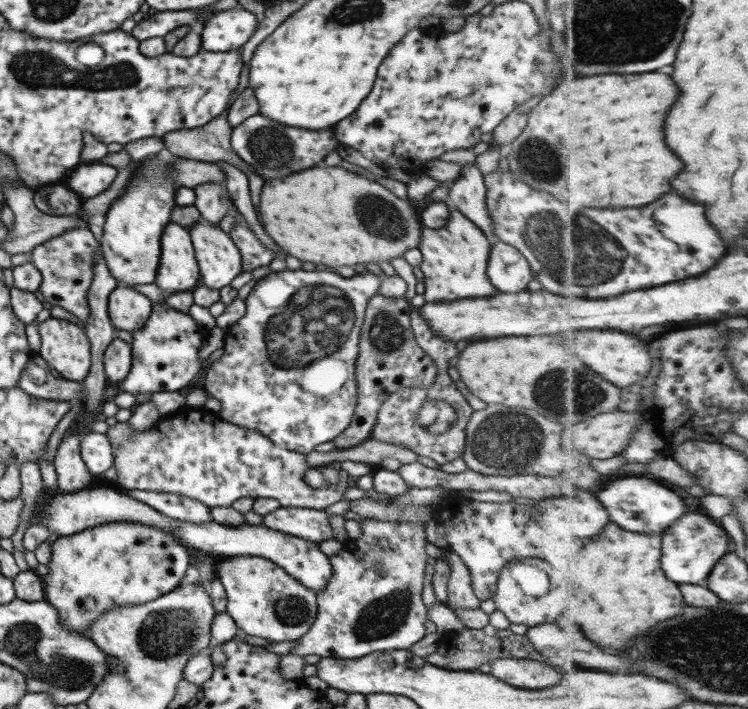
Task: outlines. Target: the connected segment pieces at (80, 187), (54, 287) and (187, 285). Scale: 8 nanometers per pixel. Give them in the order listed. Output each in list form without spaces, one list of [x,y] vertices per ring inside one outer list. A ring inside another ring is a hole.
[[[87,162],[79,164],[70,171],[65,179],[69,187],[79,199],[85,200],[103,192],[115,178],[116,169],[108,164]]]
[[[87,226],[68,228],[57,236],[38,244],[30,252],[30,263],[40,272],[41,282],[36,294],[53,306],[61,306],[83,323],[89,309],[86,291],[92,279],[92,256],[99,251],[99,244]]]
[[[169,220],[161,231],[159,264],[153,283],[165,296],[193,290],[199,277],[188,230]]]

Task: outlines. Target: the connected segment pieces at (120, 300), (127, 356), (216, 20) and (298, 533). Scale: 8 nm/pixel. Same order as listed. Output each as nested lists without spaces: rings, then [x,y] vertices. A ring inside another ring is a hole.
[[[131,286],[115,287],[107,297],[107,314],[113,328],[132,333],[143,326],[152,302]]]
[[[117,336],[107,345],[107,350],[103,354],[103,372],[109,382],[119,384],[121,380],[127,376],[127,371],[130,369],[132,346],[118,339]]]
[[[221,10],[205,20],[200,48],[207,52],[227,52],[243,45],[256,30],[255,15],[245,10]]]
[[[278,506],[273,512],[262,516],[262,525],[317,544],[333,538],[328,516],[322,509]]]

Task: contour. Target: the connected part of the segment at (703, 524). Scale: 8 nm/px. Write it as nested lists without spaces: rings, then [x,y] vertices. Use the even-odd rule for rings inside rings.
[[[689,513],[665,530],[665,574],[679,584],[707,586],[716,564],[732,552],[732,539],[719,522],[707,514]]]

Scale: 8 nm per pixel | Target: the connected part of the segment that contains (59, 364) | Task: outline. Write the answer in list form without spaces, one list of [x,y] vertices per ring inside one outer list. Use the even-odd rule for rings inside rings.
[[[49,317],[48,319],[37,323],[40,336],[40,347],[34,354],[39,355],[46,365],[53,368],[61,379],[81,382],[89,372],[90,344],[84,329],[68,322],[67,320]]]

